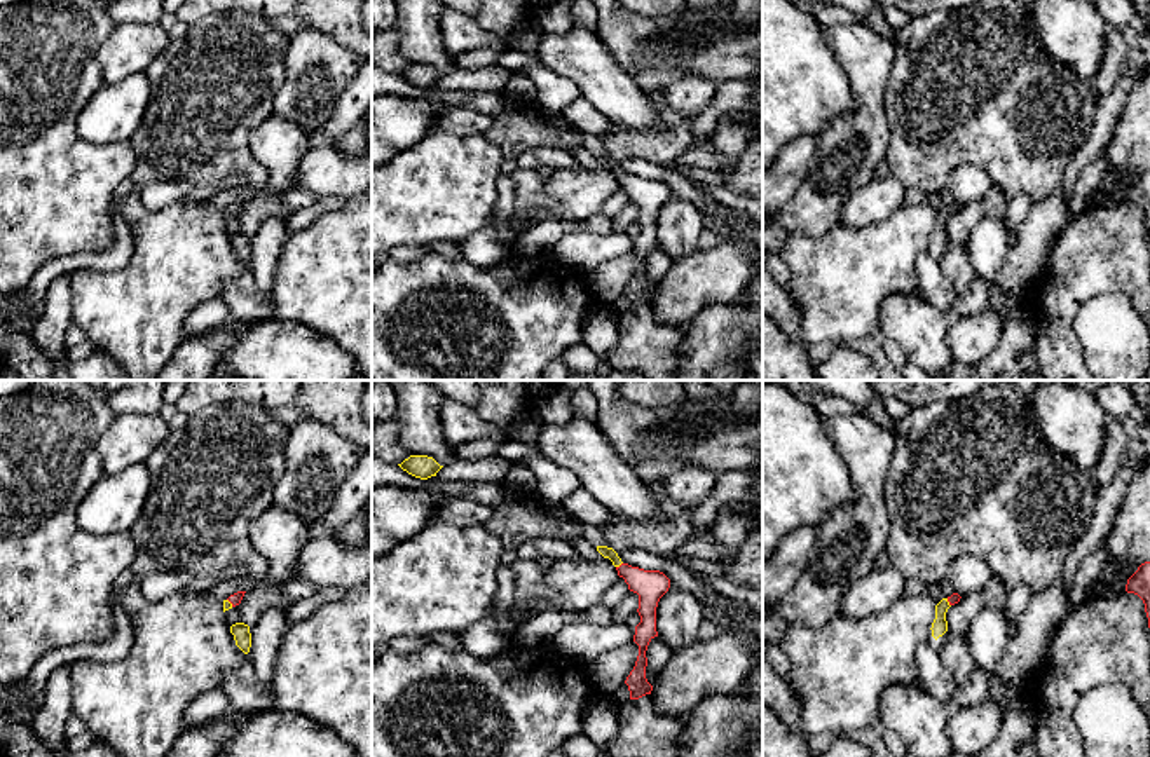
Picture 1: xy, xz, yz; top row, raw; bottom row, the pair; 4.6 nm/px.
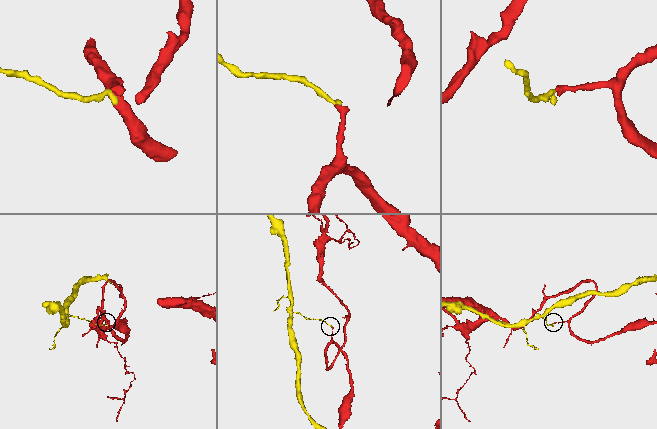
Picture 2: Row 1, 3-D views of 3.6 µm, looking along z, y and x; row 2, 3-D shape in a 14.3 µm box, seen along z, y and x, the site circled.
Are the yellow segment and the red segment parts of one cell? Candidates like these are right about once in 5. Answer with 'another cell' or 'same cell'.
another cell

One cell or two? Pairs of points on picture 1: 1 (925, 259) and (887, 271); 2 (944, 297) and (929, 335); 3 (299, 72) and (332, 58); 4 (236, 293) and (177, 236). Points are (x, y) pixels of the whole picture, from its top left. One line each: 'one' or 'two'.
1: two
2: two
3: one
4: two

